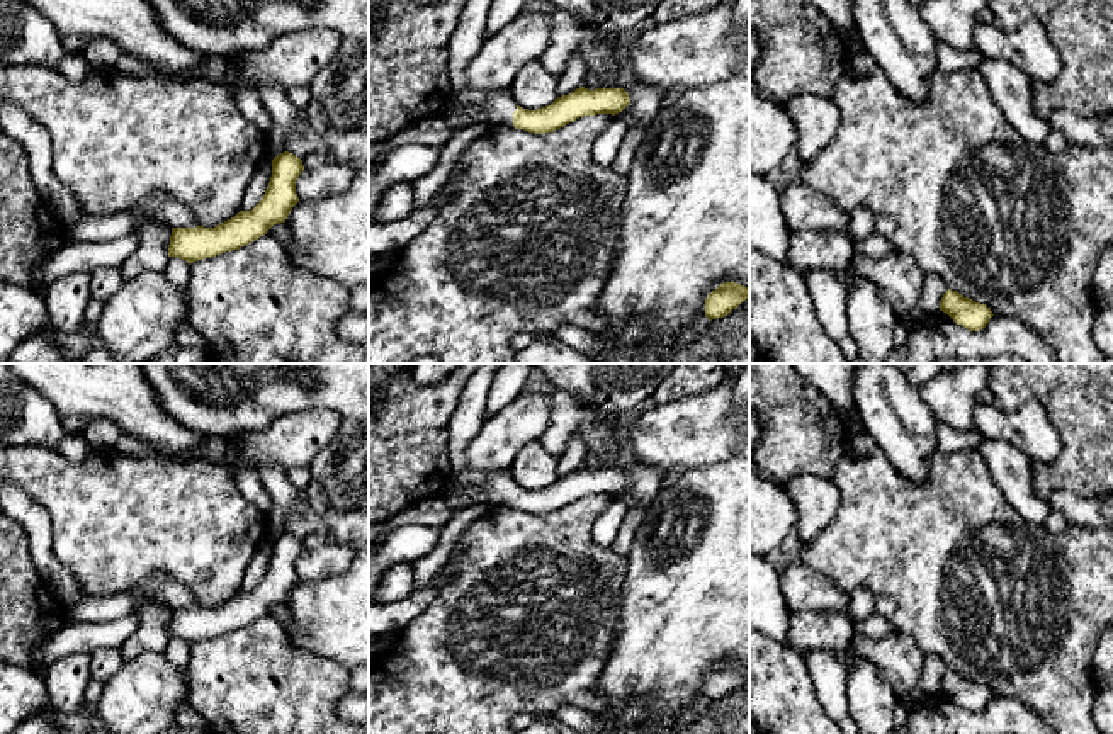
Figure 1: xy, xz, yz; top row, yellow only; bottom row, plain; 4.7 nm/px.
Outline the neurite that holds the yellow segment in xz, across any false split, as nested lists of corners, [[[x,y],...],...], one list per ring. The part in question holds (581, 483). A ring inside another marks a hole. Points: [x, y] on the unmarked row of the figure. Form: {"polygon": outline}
{"polygon": [[[484,364],[466,382],[449,421],[452,474],[440,498],[455,489],[476,489],[479,503],[523,510],[534,515],[552,513],[566,505],[596,494],[619,494],[629,484],[624,469],[576,469],[537,491],[522,489],[510,471],[479,472],[467,466],[466,447],[486,420],[486,398],[500,364]]]}

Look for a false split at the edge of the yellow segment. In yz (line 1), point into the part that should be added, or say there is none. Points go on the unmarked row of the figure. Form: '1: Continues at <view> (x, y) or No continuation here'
1: No continuation here

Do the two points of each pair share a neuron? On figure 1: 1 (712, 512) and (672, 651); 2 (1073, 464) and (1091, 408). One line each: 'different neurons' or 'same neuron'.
1: same neuron
2: same neuron

